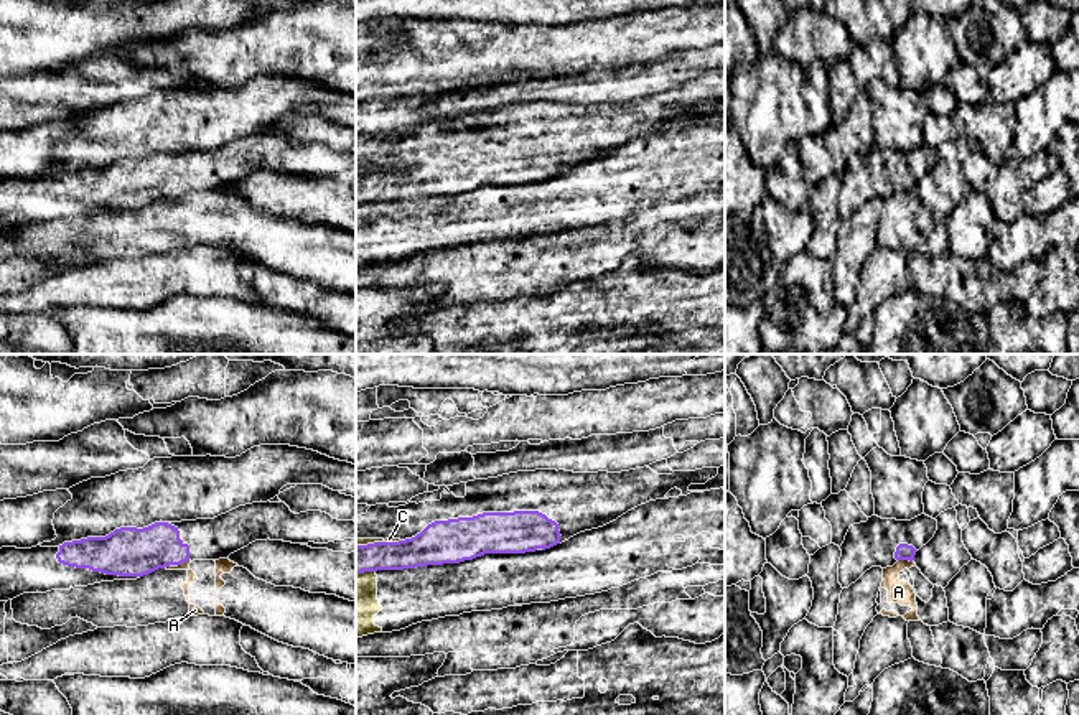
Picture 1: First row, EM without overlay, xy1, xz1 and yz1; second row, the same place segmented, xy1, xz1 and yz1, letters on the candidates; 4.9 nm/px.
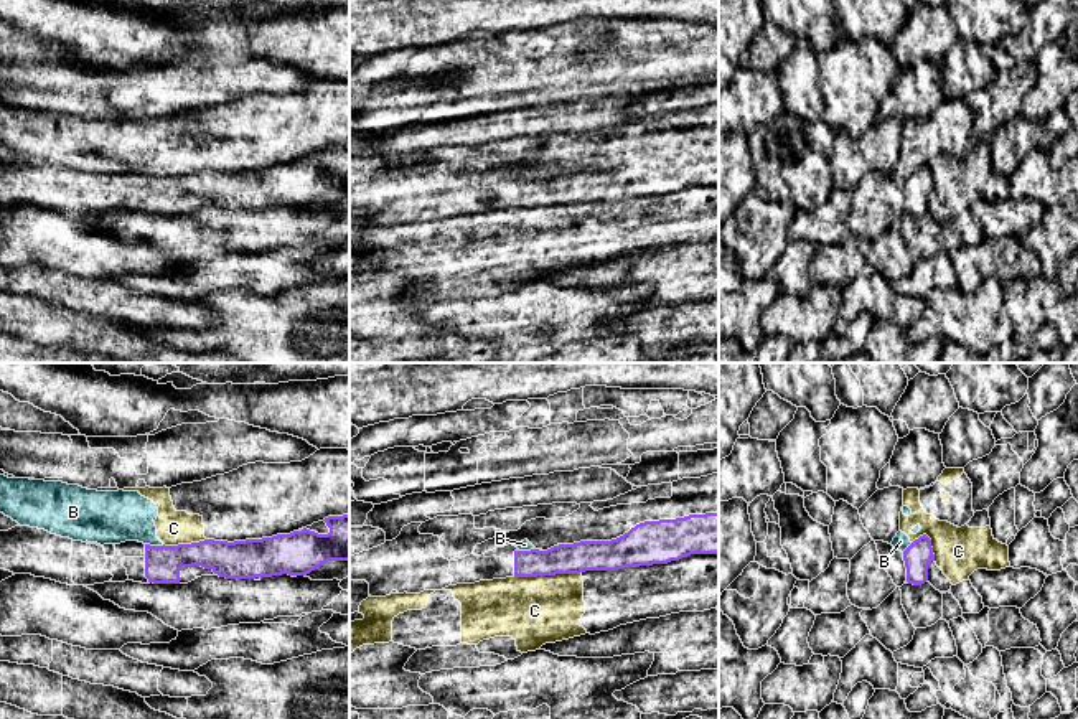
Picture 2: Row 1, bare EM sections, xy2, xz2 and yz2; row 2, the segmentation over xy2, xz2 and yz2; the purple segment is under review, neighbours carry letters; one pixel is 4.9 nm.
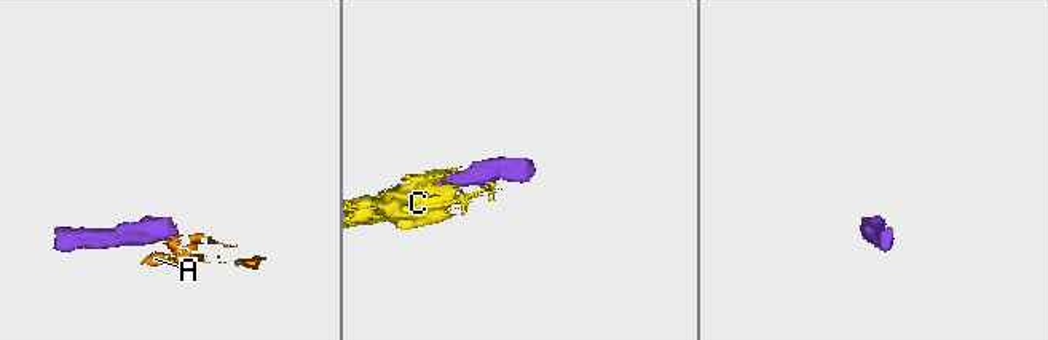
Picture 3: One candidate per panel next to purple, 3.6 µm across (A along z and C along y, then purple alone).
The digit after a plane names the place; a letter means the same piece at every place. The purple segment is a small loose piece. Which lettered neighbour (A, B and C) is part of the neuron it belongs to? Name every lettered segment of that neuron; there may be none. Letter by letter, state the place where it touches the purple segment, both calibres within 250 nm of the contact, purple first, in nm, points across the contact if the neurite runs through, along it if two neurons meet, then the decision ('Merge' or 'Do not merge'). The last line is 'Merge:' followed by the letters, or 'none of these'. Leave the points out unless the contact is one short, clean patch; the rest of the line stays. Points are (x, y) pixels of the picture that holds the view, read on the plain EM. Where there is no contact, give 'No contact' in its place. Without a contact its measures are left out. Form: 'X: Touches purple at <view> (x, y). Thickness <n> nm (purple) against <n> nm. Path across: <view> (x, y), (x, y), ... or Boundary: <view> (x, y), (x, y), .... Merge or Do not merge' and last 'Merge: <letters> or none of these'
A: Touches purple at yz1 (906, 190). Thickness 80 nm (purple) against 110 nm. Boundary: yz1 (898, 190), (913, 191). Do not merge
B: Touches purple at xy2 (155, 177). Thickness 180 nm (purple) against 260 nm. Boundary: xy2 (145, 173), (164, 175). Do not merge
C: Touches purple at xz2 (546, 205). Thickness 150 nm (purple) against 340 nm. Boundary: xz2 (581, 202), (554, 206), (513, 206). Do not merge
Merge: none of these

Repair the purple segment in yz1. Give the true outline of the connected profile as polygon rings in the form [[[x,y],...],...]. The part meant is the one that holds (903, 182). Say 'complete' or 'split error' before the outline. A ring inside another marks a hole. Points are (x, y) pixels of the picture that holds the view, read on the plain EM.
split error; [[[921,145],[911,152],[868,148],[850,157],[838,194],[838,214],[848,219],[871,198],[893,198],[898,191],[914,191],[937,161],[937,152]]]

